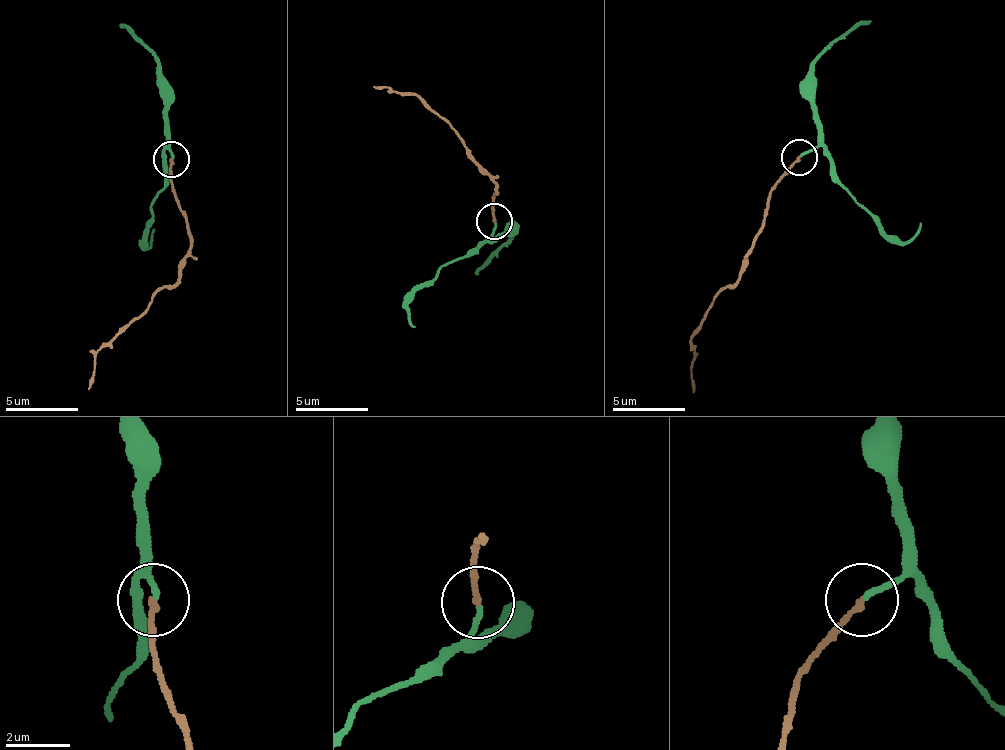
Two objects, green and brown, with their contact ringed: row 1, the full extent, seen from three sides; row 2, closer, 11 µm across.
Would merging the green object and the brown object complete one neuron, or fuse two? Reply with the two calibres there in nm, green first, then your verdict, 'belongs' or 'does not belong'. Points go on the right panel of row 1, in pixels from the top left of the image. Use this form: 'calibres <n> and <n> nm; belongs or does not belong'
calibres 160 and 190 nm; belongs

